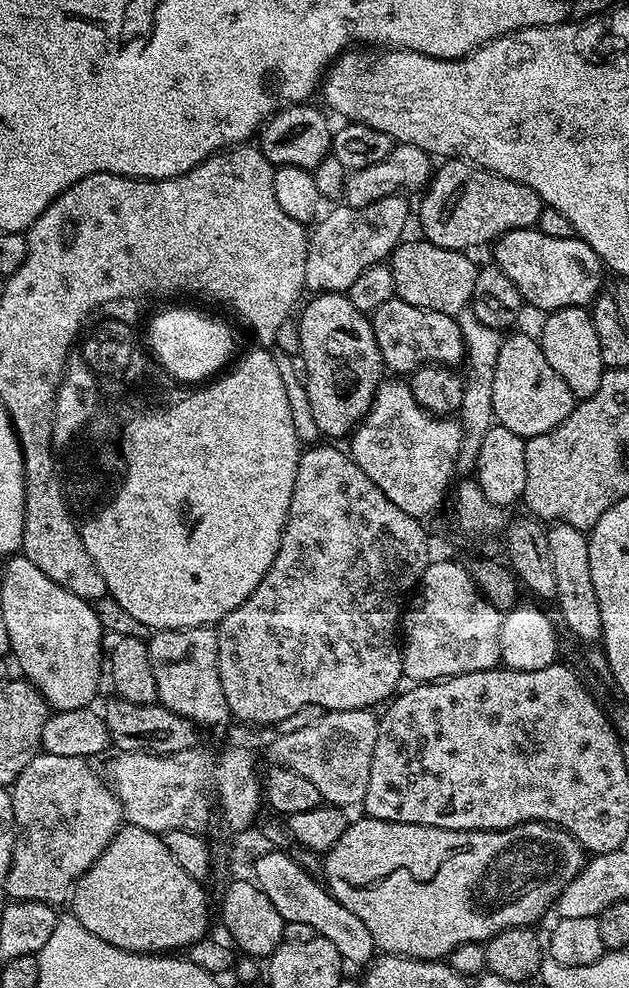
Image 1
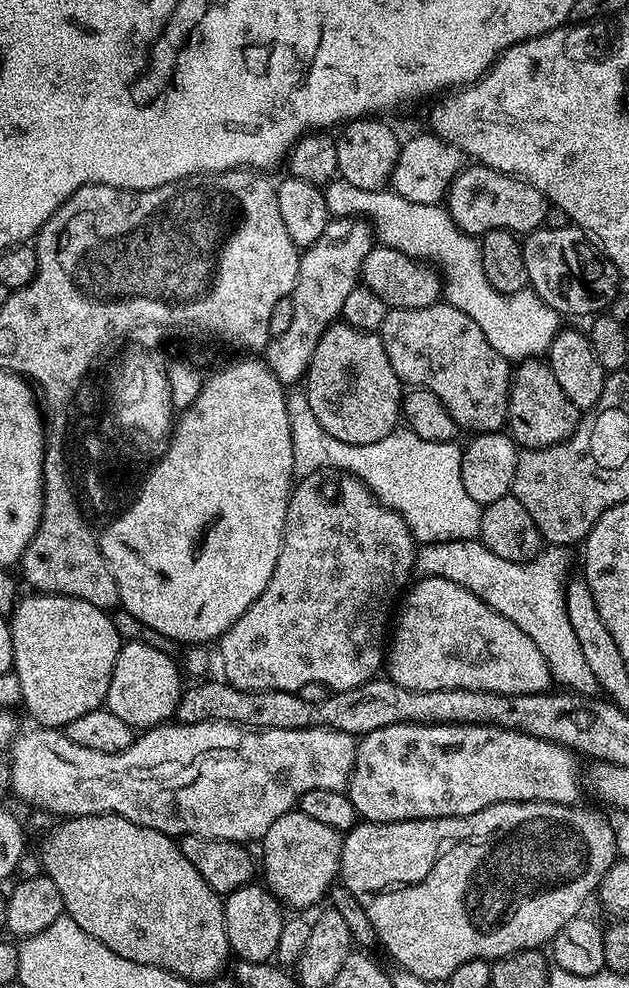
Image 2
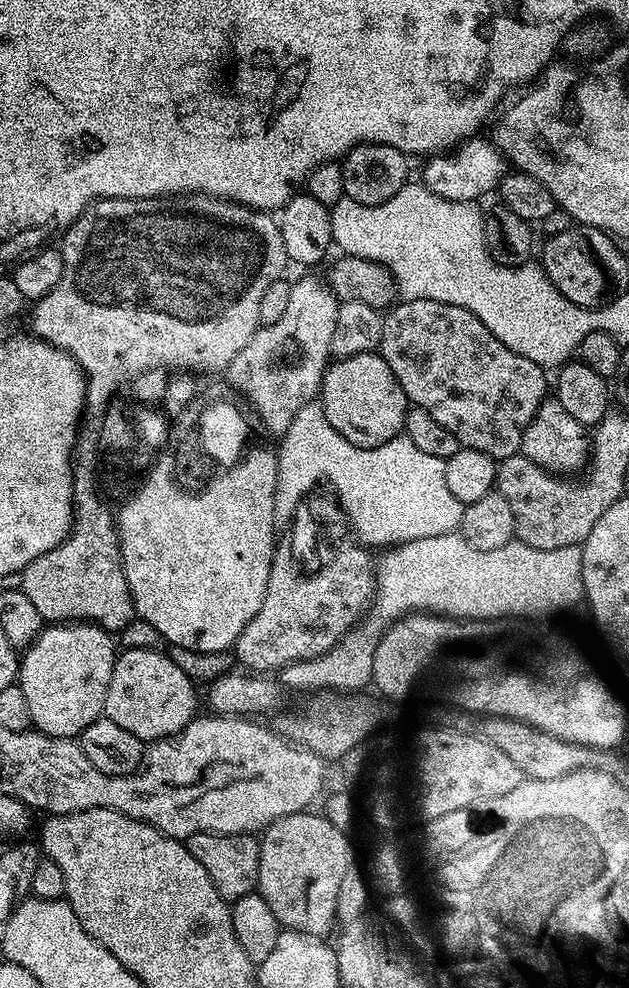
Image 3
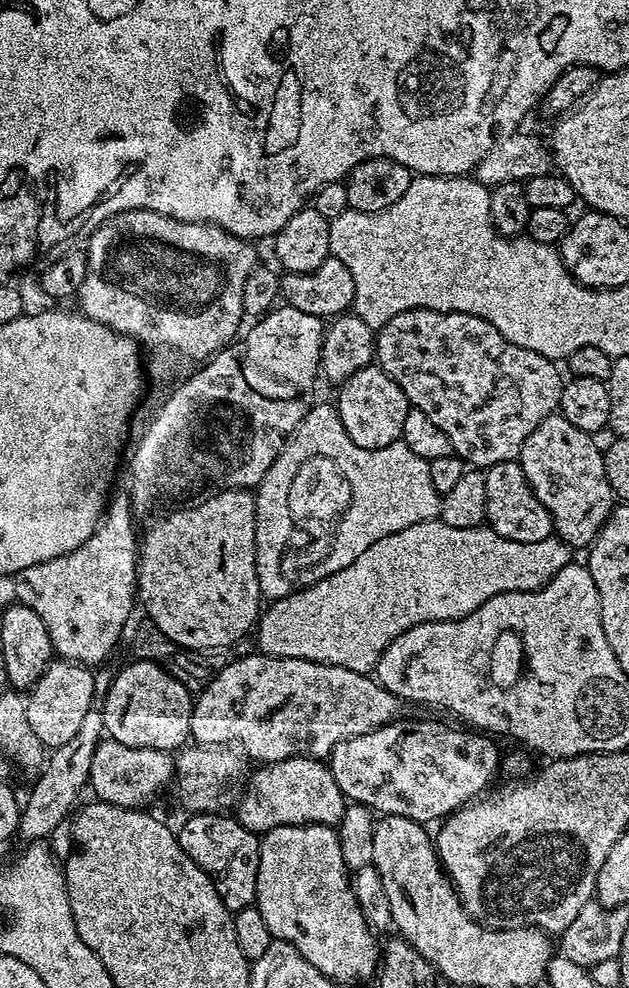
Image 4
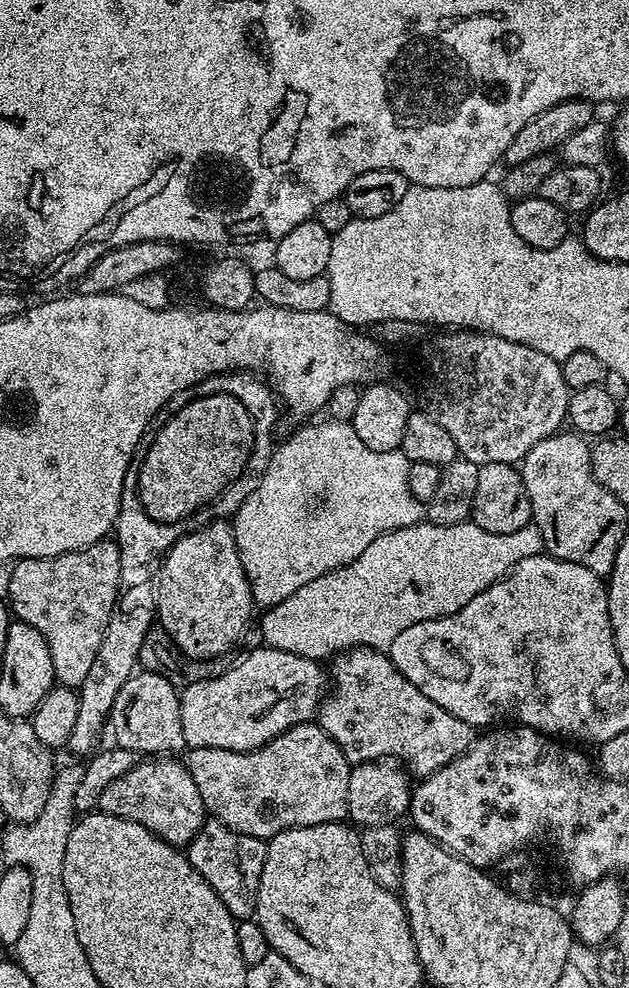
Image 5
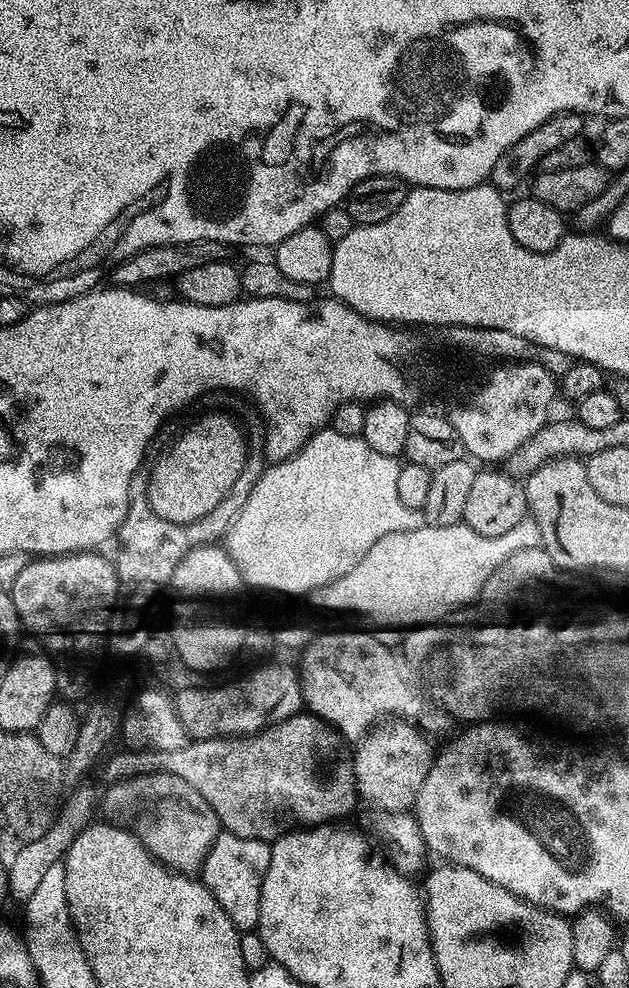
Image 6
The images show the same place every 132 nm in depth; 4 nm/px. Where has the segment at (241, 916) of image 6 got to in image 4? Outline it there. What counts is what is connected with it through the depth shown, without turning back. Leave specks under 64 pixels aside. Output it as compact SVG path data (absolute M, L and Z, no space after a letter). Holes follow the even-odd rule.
M197 812L187 817L181 828L176 832L176 841L186 850L194 863L203 870L210 878L214 890L218 890L218 898L234 914L241 912L243 908L250 908L255 905L256 891L258 890L258 862L260 861L260 841L261 837L257 833L246 830L240 821L232 814L221 814L219 812Z

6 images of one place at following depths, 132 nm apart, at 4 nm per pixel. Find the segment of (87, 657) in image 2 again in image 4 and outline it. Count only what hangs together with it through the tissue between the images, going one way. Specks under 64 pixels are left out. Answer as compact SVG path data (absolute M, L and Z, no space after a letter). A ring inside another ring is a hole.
M61 658L53 659L42 678L38 678L38 682L26 696L26 719L30 721L34 735L38 737L38 742L44 744L45 749L55 750L66 746L66 742L70 742L70 738L78 734L82 718L86 718L86 710L93 708L97 699L95 681L91 667Z

